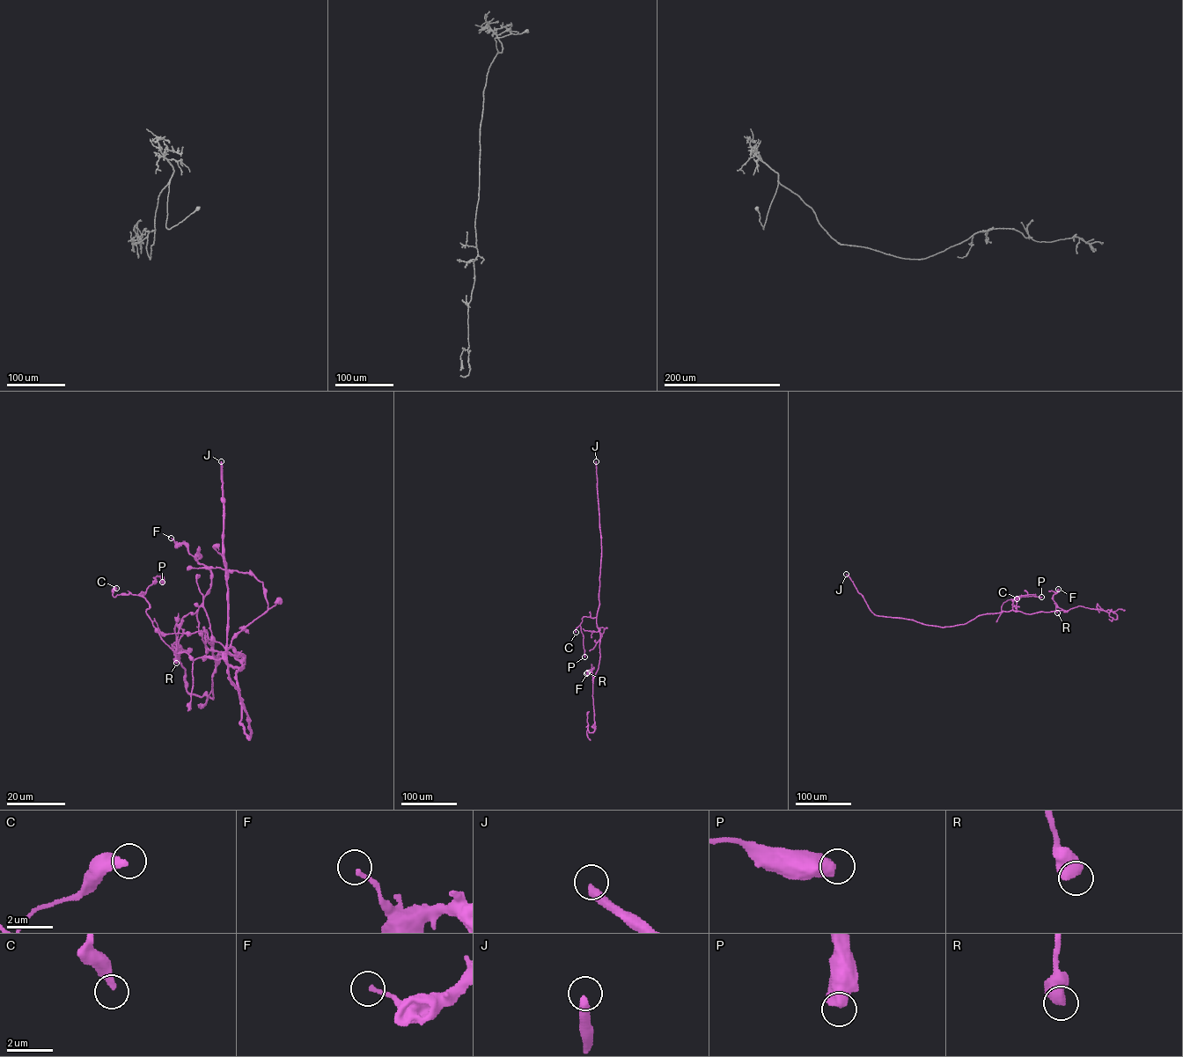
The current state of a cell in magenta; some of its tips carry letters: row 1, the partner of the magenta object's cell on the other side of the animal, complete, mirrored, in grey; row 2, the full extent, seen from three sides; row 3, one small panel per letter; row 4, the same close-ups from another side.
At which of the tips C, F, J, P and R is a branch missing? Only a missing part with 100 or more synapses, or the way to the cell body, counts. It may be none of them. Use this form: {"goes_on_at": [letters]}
{"goes_on_at": ["J"]}

